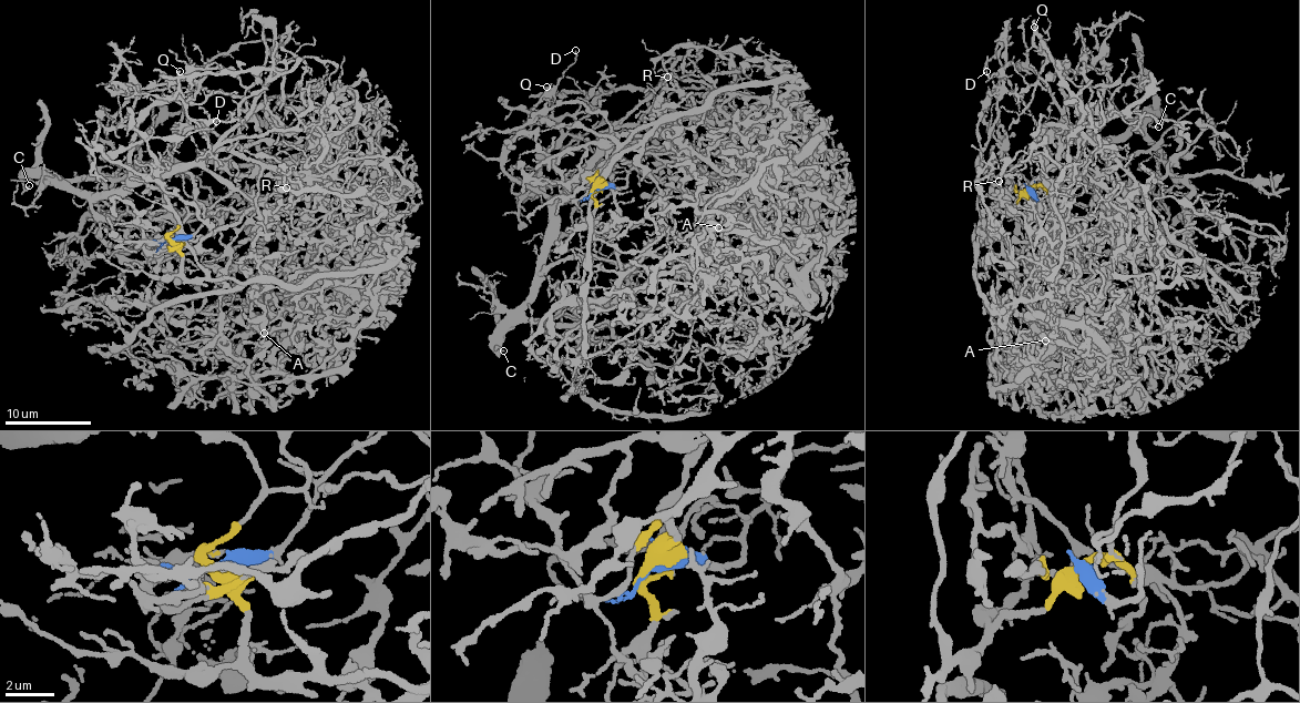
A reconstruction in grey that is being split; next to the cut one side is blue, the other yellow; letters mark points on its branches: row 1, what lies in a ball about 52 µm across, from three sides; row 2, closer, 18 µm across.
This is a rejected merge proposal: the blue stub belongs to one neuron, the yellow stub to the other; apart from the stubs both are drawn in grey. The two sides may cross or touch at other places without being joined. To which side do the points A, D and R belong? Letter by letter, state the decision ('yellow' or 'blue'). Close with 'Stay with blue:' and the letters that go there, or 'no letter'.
A: yellow
D: blue
R: yellow
Stay with blue: D

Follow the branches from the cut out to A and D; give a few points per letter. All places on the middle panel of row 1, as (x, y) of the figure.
A: (593, 189), (658, 112), (679, 119), (683, 145), (743, 176), (719, 195), (718, 227)
D: (593, 189), (624, 186), (641, 152), (606, 150), (549, 196), (520, 185), (503, 161), (575, 51)

